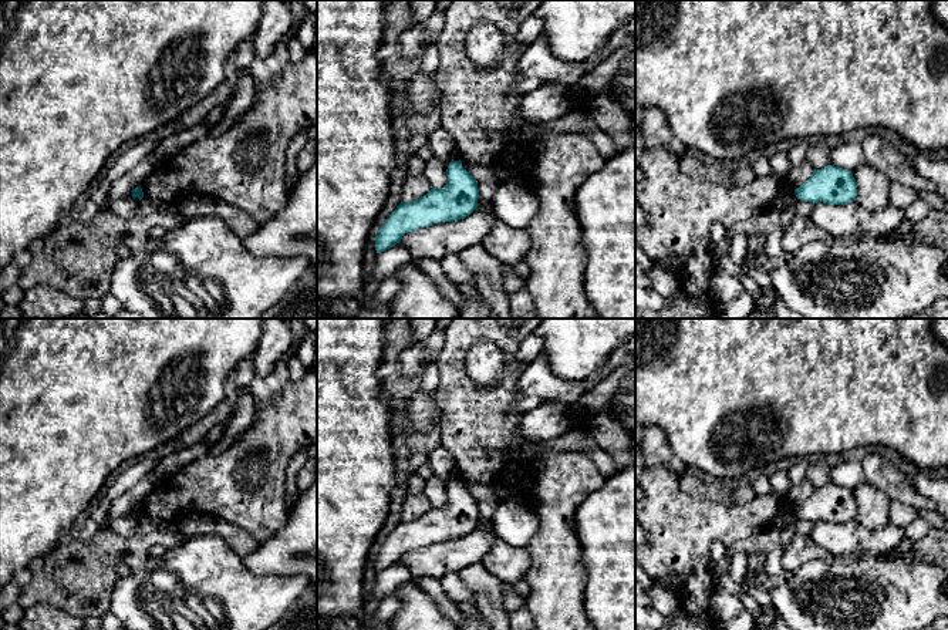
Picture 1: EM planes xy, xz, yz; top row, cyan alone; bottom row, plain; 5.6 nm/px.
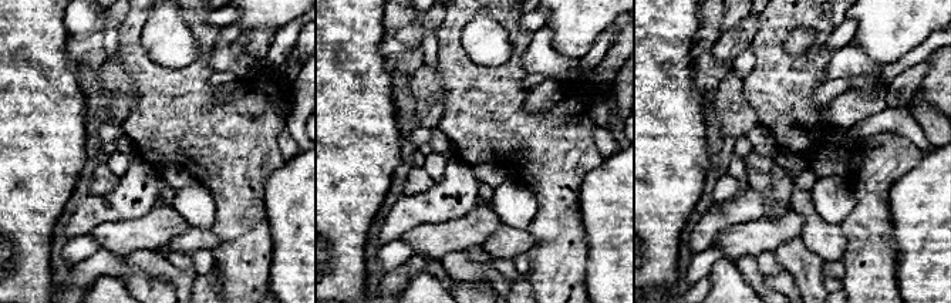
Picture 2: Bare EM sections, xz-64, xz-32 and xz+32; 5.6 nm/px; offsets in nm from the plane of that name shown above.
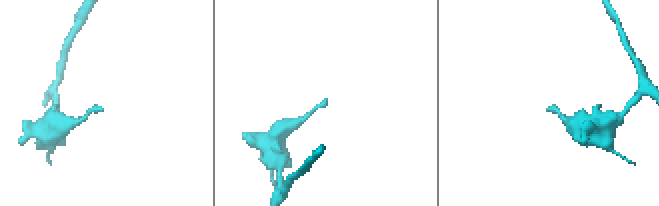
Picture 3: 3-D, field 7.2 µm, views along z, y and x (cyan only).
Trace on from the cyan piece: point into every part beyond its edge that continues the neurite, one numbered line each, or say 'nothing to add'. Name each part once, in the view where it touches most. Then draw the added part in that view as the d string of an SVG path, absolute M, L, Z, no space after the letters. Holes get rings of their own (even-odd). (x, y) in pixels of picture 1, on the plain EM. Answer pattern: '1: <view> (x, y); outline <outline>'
nothing to add

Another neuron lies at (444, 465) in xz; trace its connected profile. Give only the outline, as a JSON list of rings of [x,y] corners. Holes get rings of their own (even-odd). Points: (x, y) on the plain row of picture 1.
[[[442,448],[435,449],[429,454],[428,461],[432,465],[435,476],[439,476],[441,479],[448,482],[460,478],[456,462],[448,451]]]

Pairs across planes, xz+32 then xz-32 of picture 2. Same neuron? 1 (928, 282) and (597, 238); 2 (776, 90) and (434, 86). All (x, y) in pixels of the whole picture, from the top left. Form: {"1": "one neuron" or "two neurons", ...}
{"1": "one neuron", "2": "two neurons"}

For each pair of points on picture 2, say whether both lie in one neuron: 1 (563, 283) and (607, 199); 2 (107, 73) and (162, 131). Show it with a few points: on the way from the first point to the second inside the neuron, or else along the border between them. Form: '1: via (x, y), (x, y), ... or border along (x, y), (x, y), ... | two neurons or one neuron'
1: border along (579, 208), (587, 248), (586, 275) | two neurons
2: border along (120, 57), (130, 88) | two neurons

